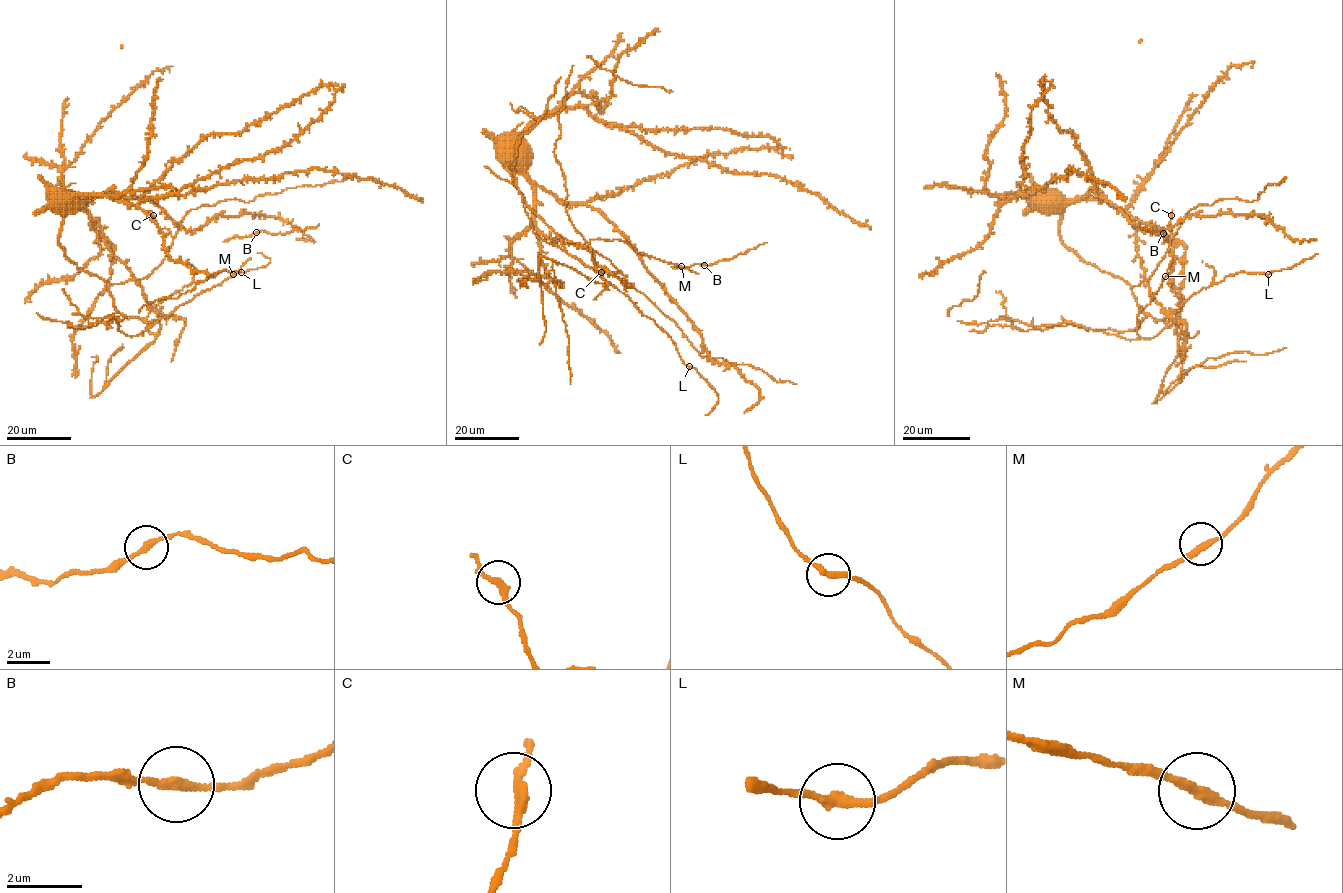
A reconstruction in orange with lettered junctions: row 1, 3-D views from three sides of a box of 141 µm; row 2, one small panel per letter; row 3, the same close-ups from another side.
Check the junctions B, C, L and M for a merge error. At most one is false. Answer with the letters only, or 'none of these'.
none of these

